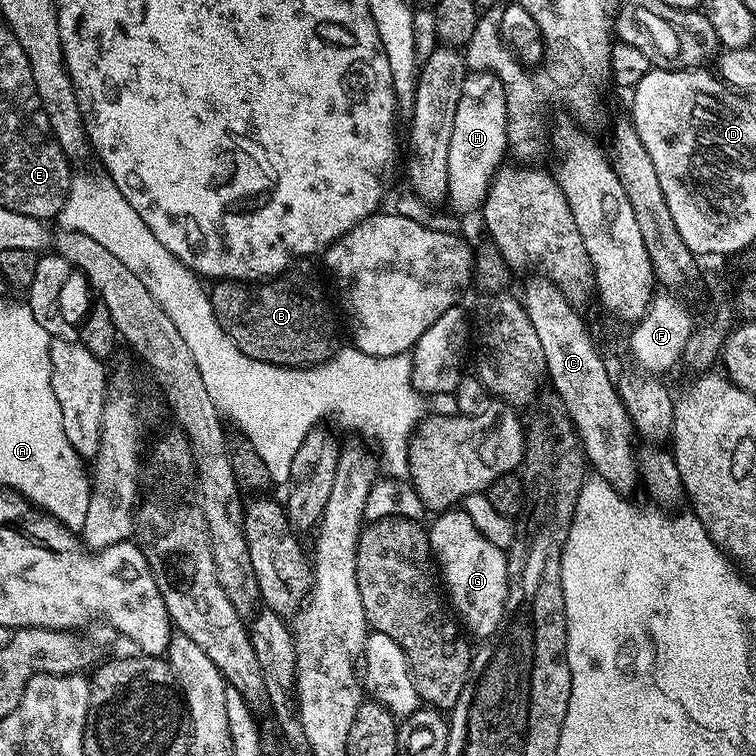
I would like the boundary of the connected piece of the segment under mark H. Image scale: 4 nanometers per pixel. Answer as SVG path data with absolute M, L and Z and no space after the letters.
M469 71L462 82L462 98L454 114L454 134L450 137L447 203L460 212L481 207L488 196L492 177L505 163L508 147L508 115L504 87L493 72Z

